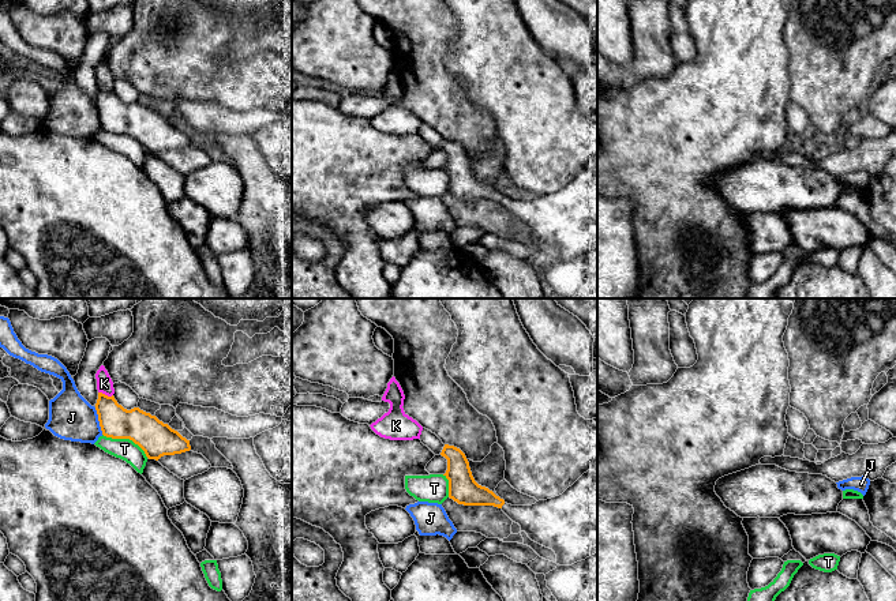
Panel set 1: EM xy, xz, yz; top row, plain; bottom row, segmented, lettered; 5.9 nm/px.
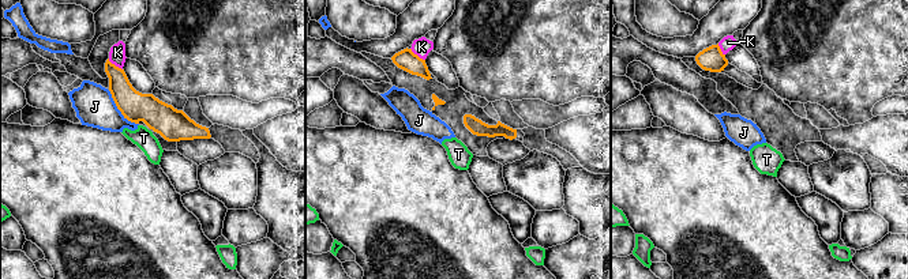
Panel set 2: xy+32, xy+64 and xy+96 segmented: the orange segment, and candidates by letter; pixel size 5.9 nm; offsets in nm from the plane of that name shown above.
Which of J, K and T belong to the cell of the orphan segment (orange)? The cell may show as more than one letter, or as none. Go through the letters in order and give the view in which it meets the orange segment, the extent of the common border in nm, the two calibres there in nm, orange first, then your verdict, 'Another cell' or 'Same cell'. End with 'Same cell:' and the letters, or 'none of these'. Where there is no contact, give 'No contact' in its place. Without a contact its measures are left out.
J: Touches orange in xy. Shared border 170 nm. Thickness 190 nm (orange) against 280 nm. Another cell
K: Touches orange in xy. Shared border 90 nm. Thickness 190 nm (orange) against 100 nm. Another cell
T: Touches orange in xy. Shared border 300 nm. Thickness 200 nm (orange) against 130 nm. Another cell
Same cell: none of these

